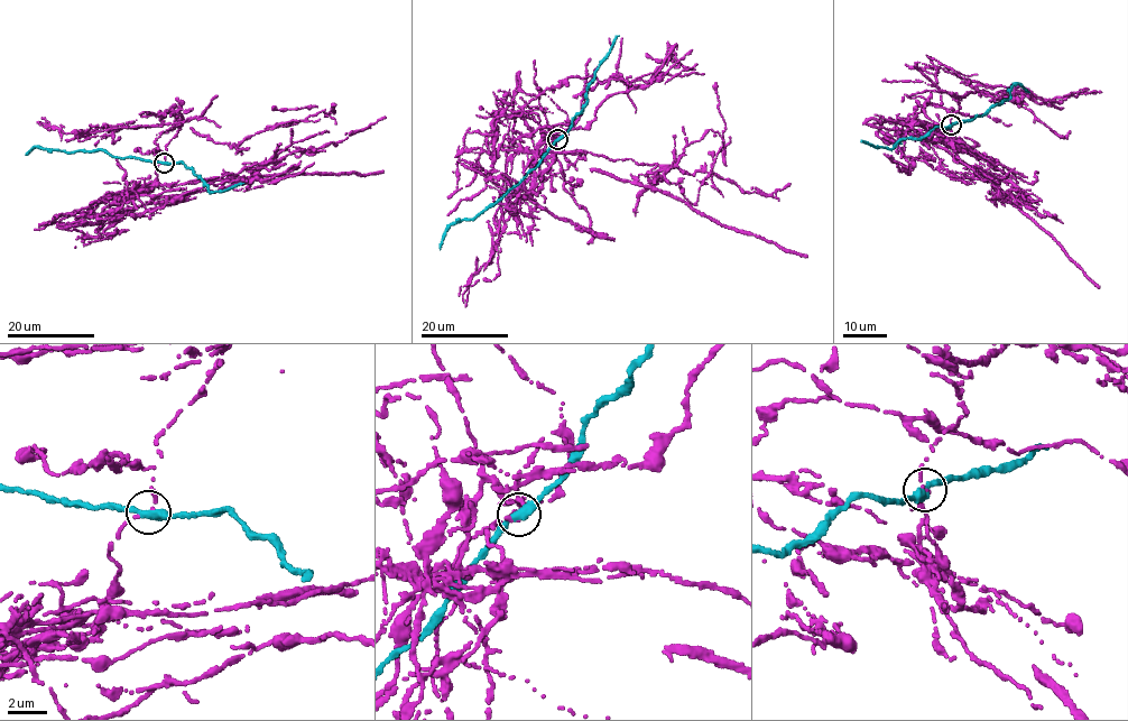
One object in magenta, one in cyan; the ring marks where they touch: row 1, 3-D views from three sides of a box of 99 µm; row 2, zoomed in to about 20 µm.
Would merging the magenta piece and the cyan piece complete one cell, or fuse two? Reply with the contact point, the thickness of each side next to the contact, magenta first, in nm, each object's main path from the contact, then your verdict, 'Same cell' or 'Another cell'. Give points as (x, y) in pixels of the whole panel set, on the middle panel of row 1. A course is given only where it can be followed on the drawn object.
Place: (557, 139). Thickness 100 nm (magenta) against 380 nm. Course of magenta: (558, 139), (462, 148), (565, 79), (640, 85), (584, 128), (539, 132). Course of cyan: (558, 139), (533, 168), (496, 201), (472, 219), (453, 223), (440, 249). Another cell

